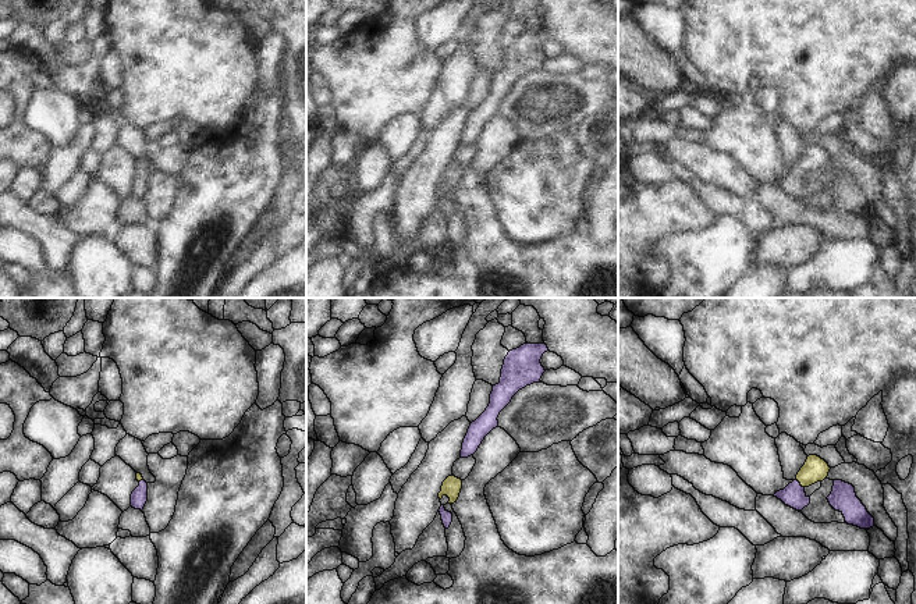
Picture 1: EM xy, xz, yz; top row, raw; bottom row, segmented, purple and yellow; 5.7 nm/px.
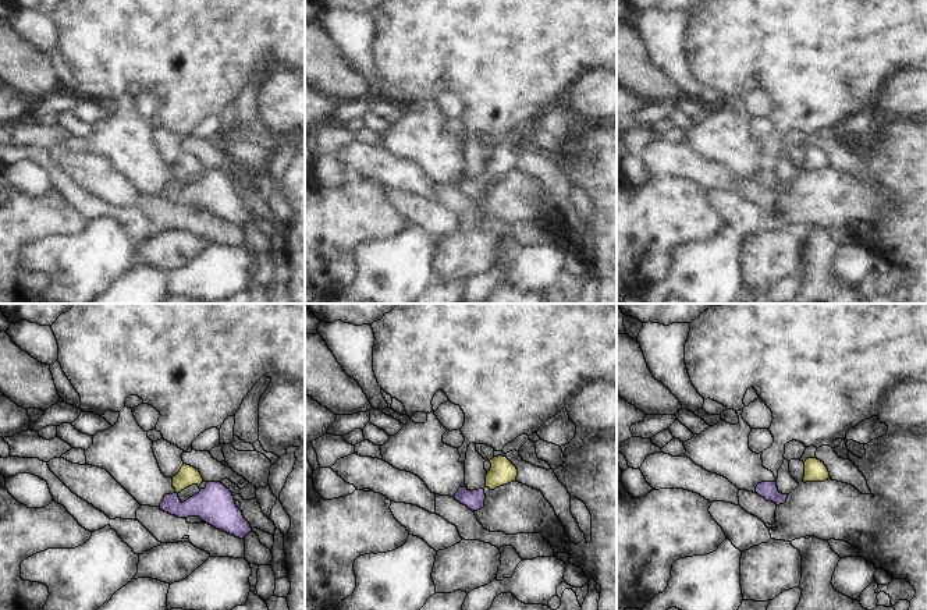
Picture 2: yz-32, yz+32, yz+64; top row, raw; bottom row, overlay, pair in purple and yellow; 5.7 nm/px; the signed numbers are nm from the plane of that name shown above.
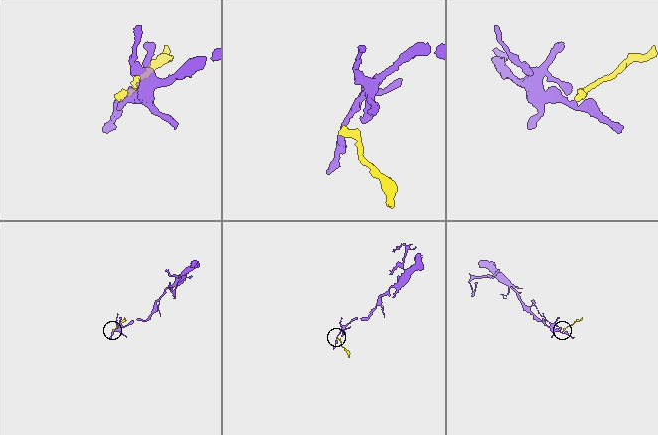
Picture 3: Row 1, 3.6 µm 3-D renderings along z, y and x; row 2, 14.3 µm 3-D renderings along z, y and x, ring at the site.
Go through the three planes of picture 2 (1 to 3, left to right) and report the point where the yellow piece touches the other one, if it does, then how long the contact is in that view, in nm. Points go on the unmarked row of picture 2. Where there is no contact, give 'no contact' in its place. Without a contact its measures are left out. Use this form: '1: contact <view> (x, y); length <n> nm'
1: no contact
2: no contact
3: no contact

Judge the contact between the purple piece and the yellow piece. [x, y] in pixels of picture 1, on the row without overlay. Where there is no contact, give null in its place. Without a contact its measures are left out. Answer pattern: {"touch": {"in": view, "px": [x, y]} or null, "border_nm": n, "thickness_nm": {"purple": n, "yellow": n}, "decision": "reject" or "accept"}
{"touch": {"in": "yz", "px": [799, 171]}, "border_nm": 80, "thickness_nm": {"purple": 140, "yellow": 140}, "decision": "accept"}

